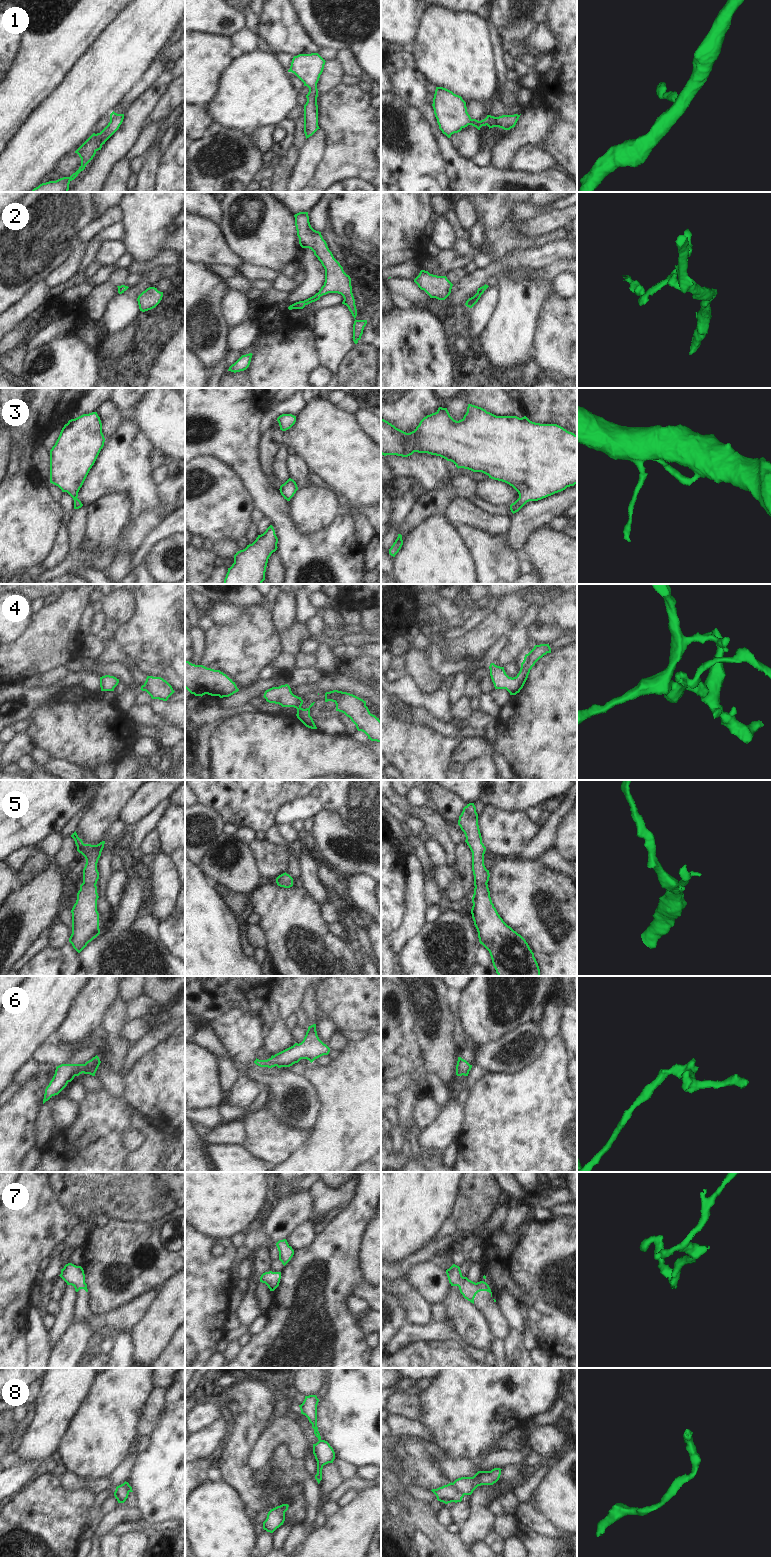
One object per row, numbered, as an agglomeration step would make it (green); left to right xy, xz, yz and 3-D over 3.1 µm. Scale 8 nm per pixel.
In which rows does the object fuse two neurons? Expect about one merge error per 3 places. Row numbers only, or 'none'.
8.

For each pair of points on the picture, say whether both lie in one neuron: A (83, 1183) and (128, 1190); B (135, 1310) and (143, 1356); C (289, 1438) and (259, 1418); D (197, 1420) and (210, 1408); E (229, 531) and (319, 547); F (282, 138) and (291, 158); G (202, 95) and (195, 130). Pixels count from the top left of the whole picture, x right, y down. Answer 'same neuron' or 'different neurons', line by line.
A: same neuron
B: different neurons
C: different neurons
D: same neuron
E: different neurons
F: different neurons
G: different neurons

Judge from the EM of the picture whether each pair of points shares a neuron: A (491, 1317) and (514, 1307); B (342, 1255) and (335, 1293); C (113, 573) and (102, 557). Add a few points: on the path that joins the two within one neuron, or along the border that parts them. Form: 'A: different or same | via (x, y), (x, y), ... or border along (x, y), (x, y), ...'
A: different | border along (496, 1303), (508, 1322), (508, 1335)
B: same | via (335, 1264), (335, 1284)
C: different | border along (129, 554), (120, 549), (114, 559), (102, 571)

